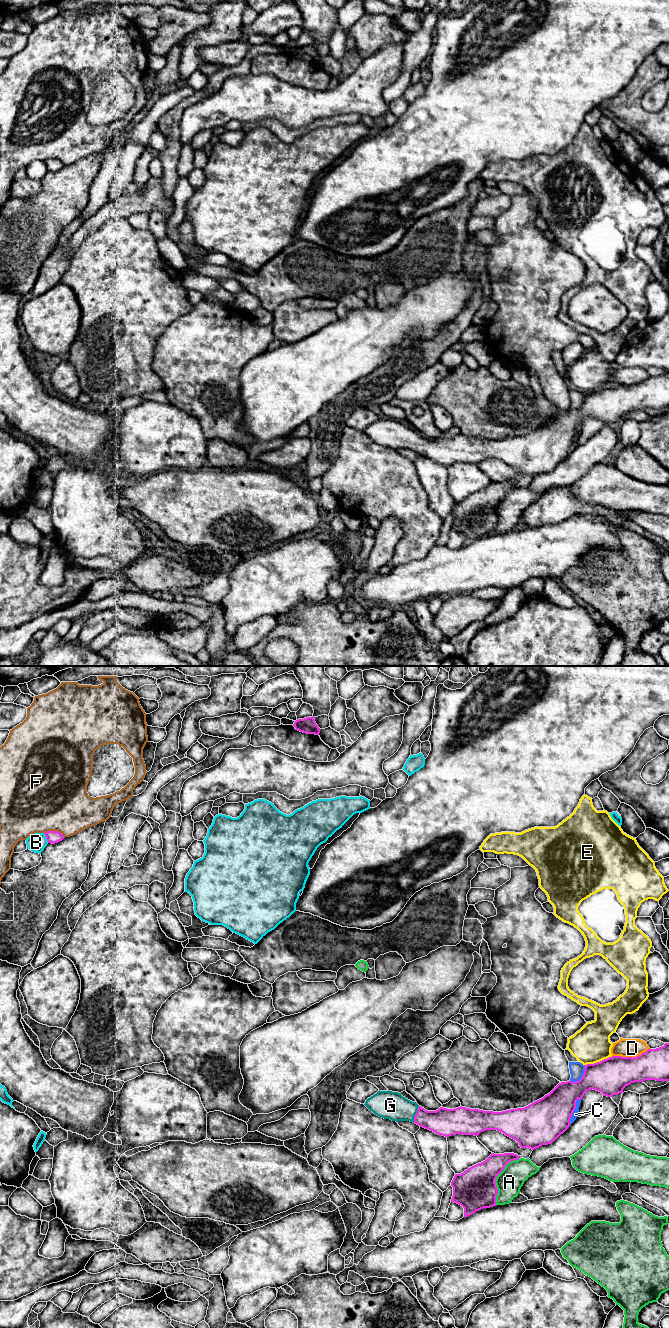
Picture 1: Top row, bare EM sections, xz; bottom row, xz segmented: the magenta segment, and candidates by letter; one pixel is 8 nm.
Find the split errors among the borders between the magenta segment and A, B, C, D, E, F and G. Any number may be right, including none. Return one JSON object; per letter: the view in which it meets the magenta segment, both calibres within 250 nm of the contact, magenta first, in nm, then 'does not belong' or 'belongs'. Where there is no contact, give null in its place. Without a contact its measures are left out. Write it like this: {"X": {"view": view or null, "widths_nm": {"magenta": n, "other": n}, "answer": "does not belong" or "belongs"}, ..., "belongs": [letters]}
{"A": {"view": "xz", "widths_nm": {"magenta": 340, "other": 200}, "answer": "does not belong"}, "B": {"view": "xz", "widths_nm": {"magenta": 100, "other": 150}, "answer": "does not belong"}, "C": {"view": "xz", "widths_nm": {"magenta": 340, "other": 50}, "answer": "does not belong"}, "D": {"view": "xz", "widths_nm": {"magenta": 300, "other": 140}, "answer": "does not belong"}, "E": {"view": "xz", "widths_nm": {"magenta": 300, "other": 300}, "answer": "does not belong"}, "F": {"view": "xz", "widths_nm": {"magenta": 100, "other": 500}, "answer": "does not belong"}, "G": {"view": "xz", "widths_nm": {"magenta": 220, "other": 220}, "answer": "belongs"}, "belongs": ["G"]}

